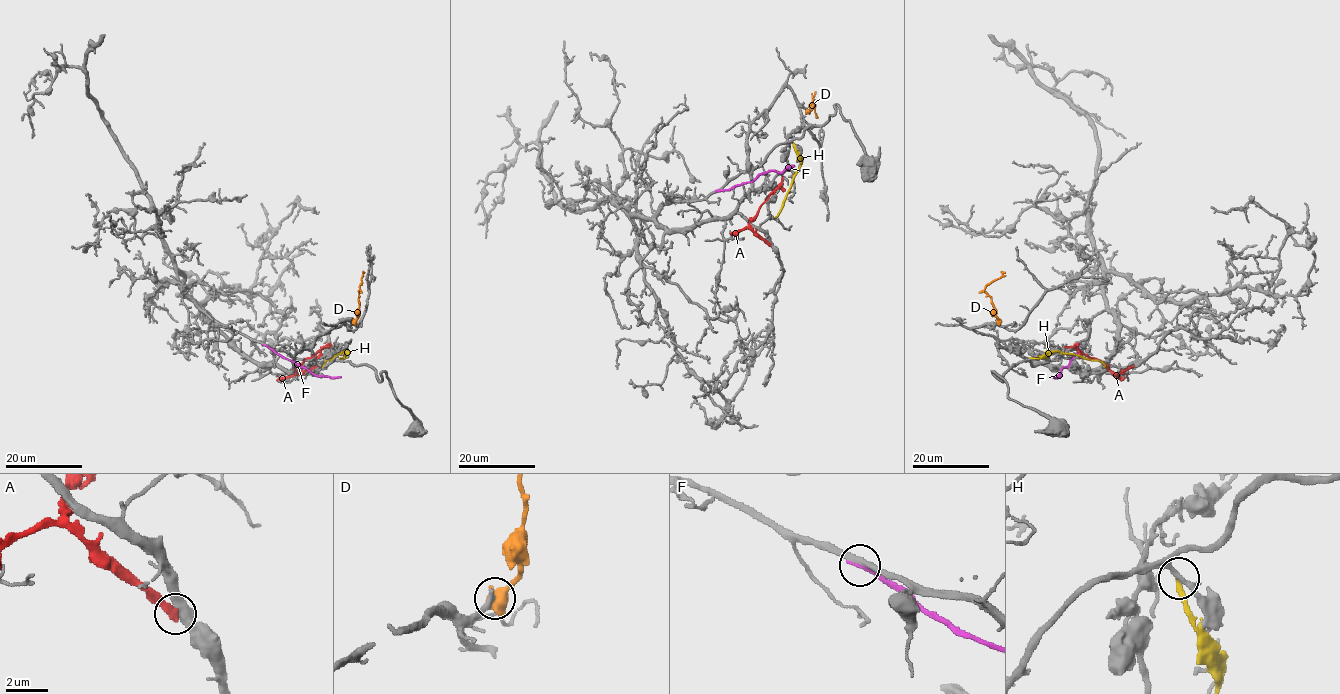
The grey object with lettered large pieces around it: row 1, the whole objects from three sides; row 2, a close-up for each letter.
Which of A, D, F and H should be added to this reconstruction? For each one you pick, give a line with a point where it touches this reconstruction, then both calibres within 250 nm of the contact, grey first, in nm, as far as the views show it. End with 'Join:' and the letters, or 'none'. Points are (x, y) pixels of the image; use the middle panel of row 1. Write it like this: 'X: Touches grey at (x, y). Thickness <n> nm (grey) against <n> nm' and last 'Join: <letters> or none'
D: Touches grey at (807, 110). Thickness 320 nm (grey) against 750 nm
Join: D

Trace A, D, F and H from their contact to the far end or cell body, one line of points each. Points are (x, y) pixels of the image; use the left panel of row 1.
A: (316, 365), (300, 374), (295, 371), (304, 360), (329, 346)
D: (354, 321), (359, 315), (362, 271)
F: (264, 345), (317, 376), (340, 377)
H: (340, 358), (346, 351), (327, 360), (322, 367)

